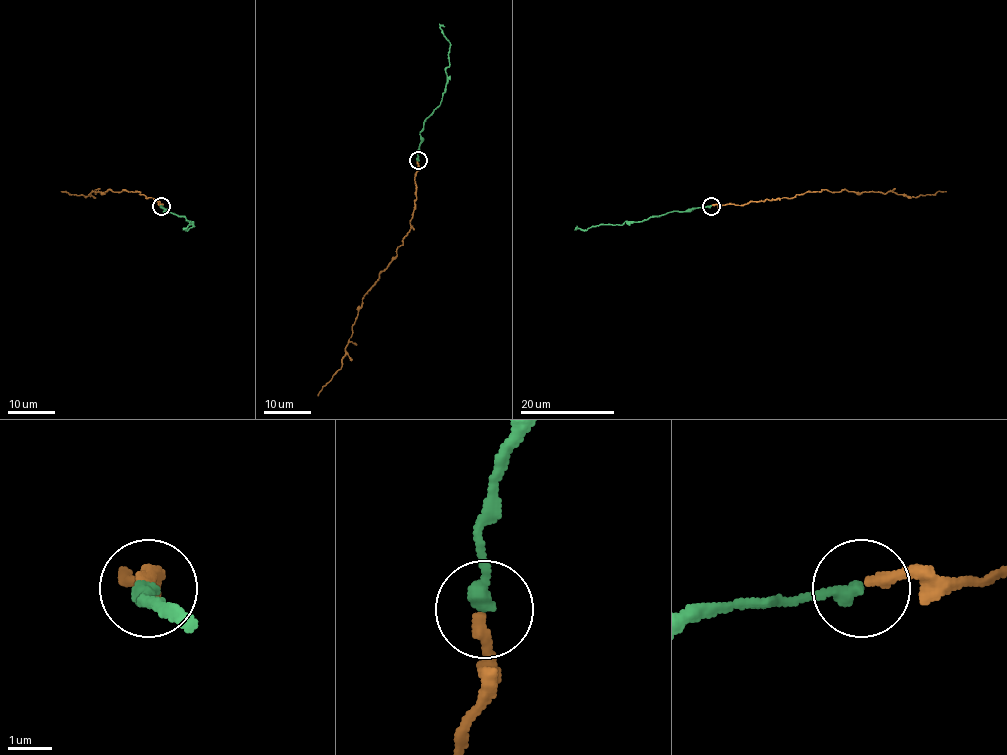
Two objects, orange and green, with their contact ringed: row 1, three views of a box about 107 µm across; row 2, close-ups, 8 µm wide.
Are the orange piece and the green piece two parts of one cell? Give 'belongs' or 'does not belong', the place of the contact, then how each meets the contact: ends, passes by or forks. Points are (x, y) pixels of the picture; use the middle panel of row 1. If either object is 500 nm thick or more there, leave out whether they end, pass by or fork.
belongs; place (418, 160); orange ends; green ends

